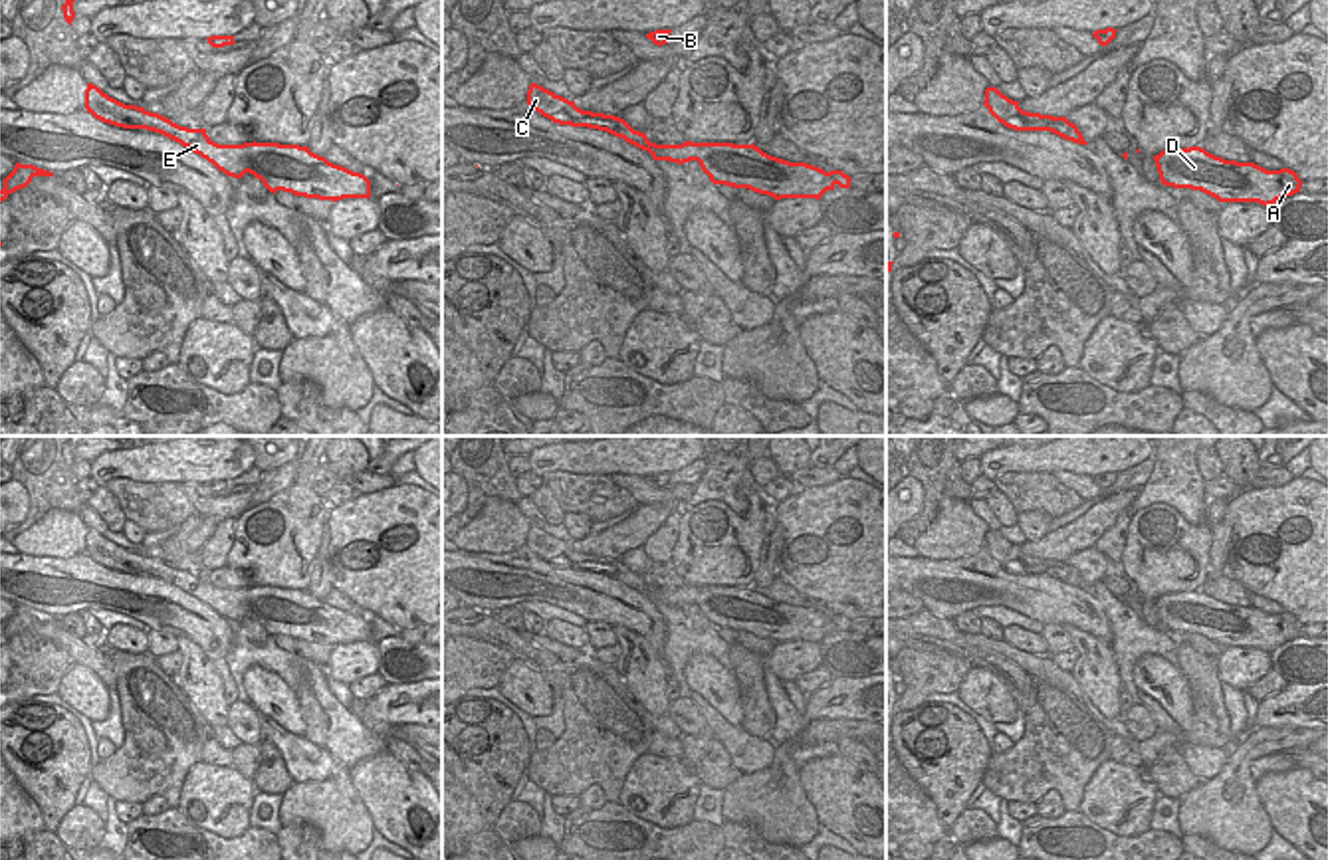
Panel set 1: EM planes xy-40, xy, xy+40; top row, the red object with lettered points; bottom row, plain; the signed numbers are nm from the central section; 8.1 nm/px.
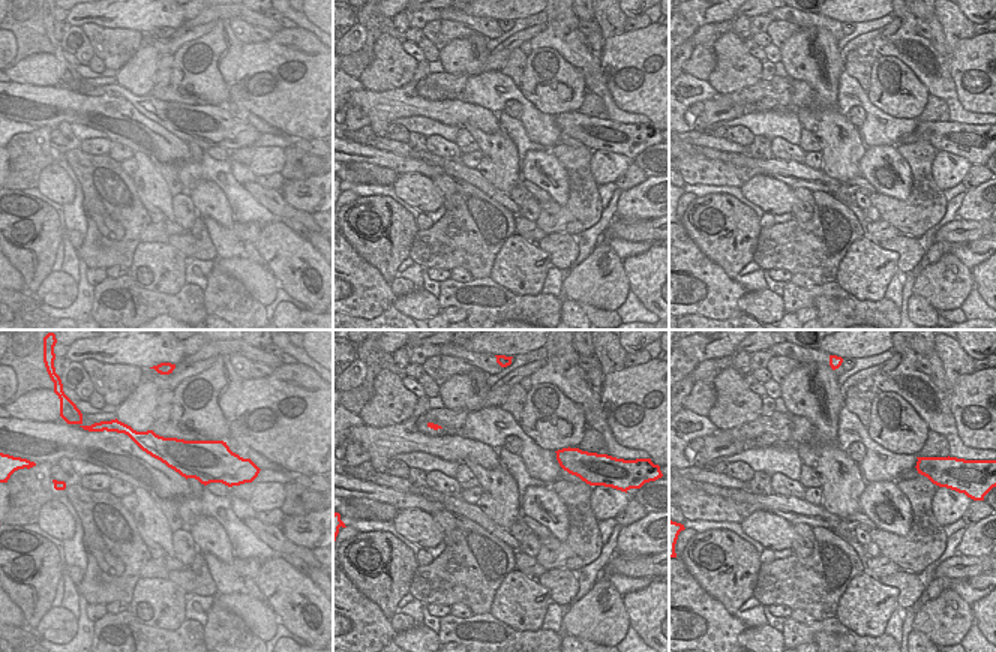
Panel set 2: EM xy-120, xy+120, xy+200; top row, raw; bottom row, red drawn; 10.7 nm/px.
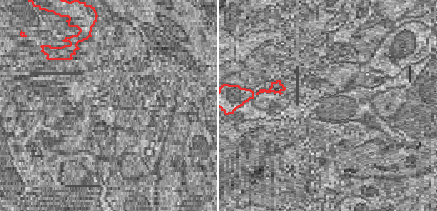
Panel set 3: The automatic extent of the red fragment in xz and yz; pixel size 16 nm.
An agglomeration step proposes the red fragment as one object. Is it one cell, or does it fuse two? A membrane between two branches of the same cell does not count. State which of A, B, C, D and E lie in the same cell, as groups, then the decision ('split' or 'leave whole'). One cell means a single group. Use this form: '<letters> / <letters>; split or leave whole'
A B D E / C; split

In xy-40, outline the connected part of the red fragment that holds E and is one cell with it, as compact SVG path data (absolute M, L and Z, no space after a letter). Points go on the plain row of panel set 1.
M137 551L127 565L139 573L161 577L212 606L228 620L242 622L246 616L264 626L270 636L291 636L319 644L371 642L371 624L345 610L329 606L299 589L244 587L218 589L206 573L188 573L170 563Z

